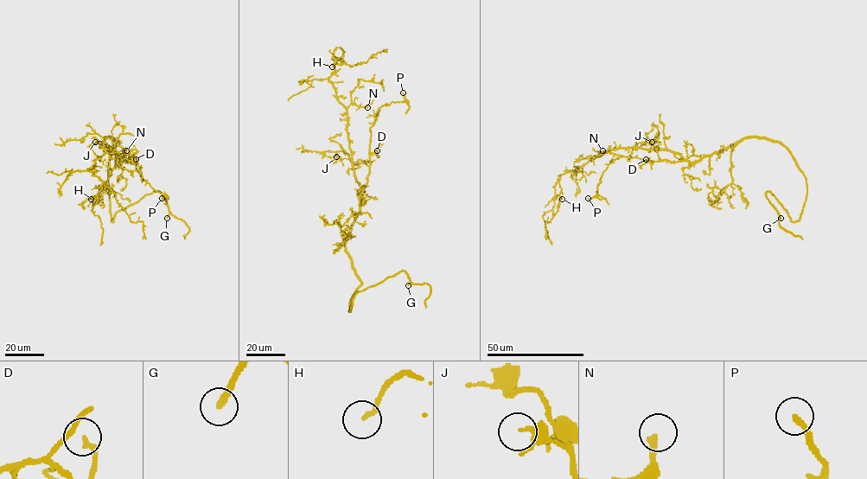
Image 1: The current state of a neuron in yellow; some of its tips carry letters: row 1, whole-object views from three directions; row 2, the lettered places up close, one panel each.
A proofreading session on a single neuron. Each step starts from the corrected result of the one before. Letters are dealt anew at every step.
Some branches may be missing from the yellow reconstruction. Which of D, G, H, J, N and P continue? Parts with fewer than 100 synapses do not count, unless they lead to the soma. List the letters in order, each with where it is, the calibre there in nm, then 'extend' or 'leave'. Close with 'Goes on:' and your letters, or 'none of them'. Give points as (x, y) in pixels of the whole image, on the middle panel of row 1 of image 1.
D: at (377, 150); 190 nm thick; leave
G: at (408, 285); 280 nm thick; extend
H: at (332, 67); 180 nm thick; leave
J: at (336, 156); 240 nm thick; leave
N: at (367, 107); 240 nm thick; leave
P: at (403, 92); 220 nm thick; leave
Goes on: G

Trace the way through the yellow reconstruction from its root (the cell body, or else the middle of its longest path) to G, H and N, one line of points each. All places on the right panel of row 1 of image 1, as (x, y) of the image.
G: (731, 144), (764, 137), (790, 153), (806, 178), (806, 196), (801, 217), (792, 221), (768, 191), (780, 218)
H: (731, 144), (693, 162), (667, 150), (609, 149), (559, 175), (555, 194), (562, 199)
N: (731, 144), (693, 162), (688, 162), (667, 150), (626, 147), (599, 153), (602, 155), (602, 150)

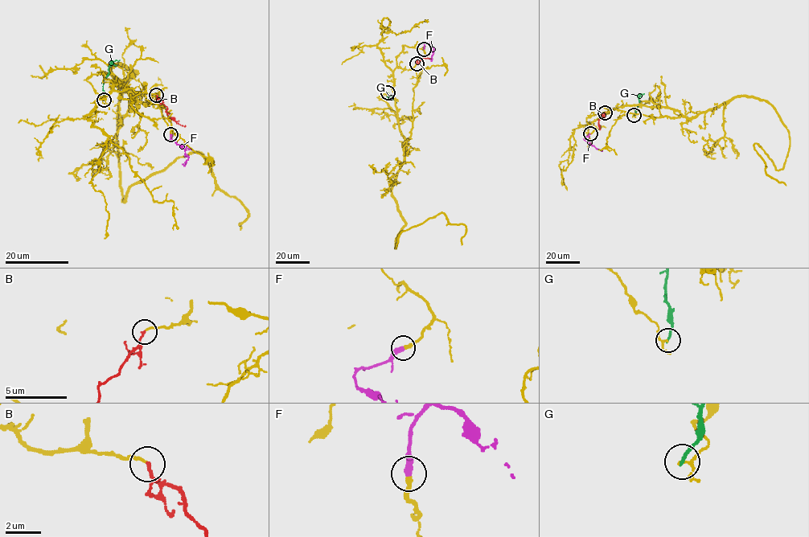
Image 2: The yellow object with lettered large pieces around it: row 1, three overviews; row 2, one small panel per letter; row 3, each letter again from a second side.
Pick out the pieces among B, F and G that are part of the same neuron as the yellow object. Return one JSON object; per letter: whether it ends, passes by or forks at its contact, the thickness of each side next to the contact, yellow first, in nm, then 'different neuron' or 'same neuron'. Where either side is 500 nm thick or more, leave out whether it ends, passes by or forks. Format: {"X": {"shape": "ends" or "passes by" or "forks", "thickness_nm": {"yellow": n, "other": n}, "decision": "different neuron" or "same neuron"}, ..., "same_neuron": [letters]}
{"B": {"shape": "ends", "thickness_nm": {"yellow": 120, "other": 190}, "decision": "same neuron"}, "F": {"shape": "ends", "thickness_nm": {"yellow": 280, "other": 400}, "decision": "same neuron"}, "G": {"shape": "ends", "thickness_nm": {"yellow": 110, "other": 190}, "decision": "different neuron"}, "same_neuron": ["B", "F"]}

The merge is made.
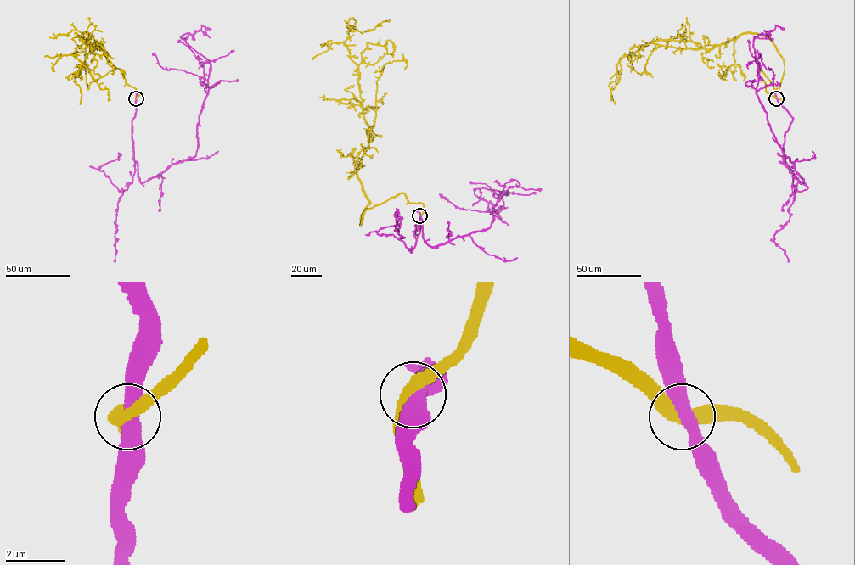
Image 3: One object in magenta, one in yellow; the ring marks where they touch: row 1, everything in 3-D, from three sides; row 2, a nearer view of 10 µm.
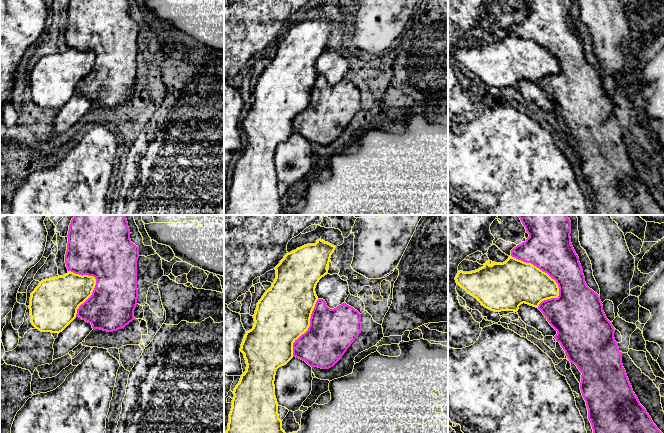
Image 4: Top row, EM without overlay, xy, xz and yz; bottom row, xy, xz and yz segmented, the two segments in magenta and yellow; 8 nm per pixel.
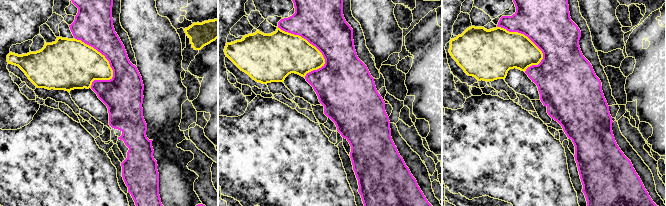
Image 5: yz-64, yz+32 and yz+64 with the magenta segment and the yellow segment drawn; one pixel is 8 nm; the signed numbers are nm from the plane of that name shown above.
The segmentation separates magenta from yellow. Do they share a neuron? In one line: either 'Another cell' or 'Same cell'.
Another cell

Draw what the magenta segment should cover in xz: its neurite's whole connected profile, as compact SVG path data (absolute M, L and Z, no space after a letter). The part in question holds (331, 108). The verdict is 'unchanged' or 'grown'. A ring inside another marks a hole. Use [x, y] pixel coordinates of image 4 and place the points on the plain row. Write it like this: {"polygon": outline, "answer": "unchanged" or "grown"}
{"polygon": "M318 75L311 90L308 106L293 119L293 133L305 137L311 143L329 145L342 134L361 107L361 90L353 83L342 79L330 85L325 76Z", "answer": "unchanged"}

